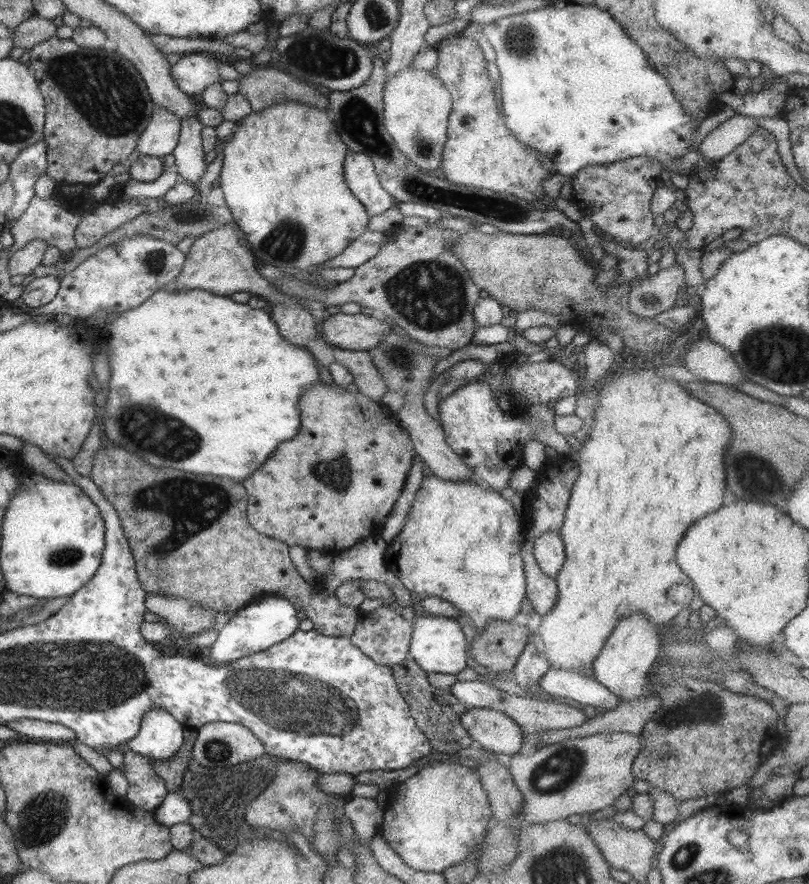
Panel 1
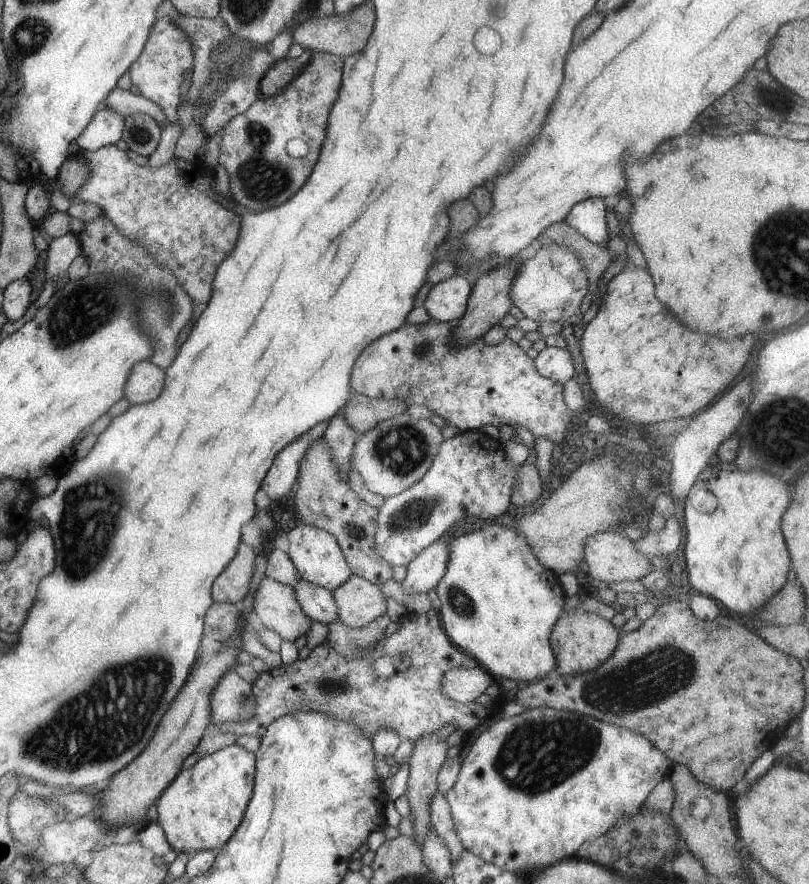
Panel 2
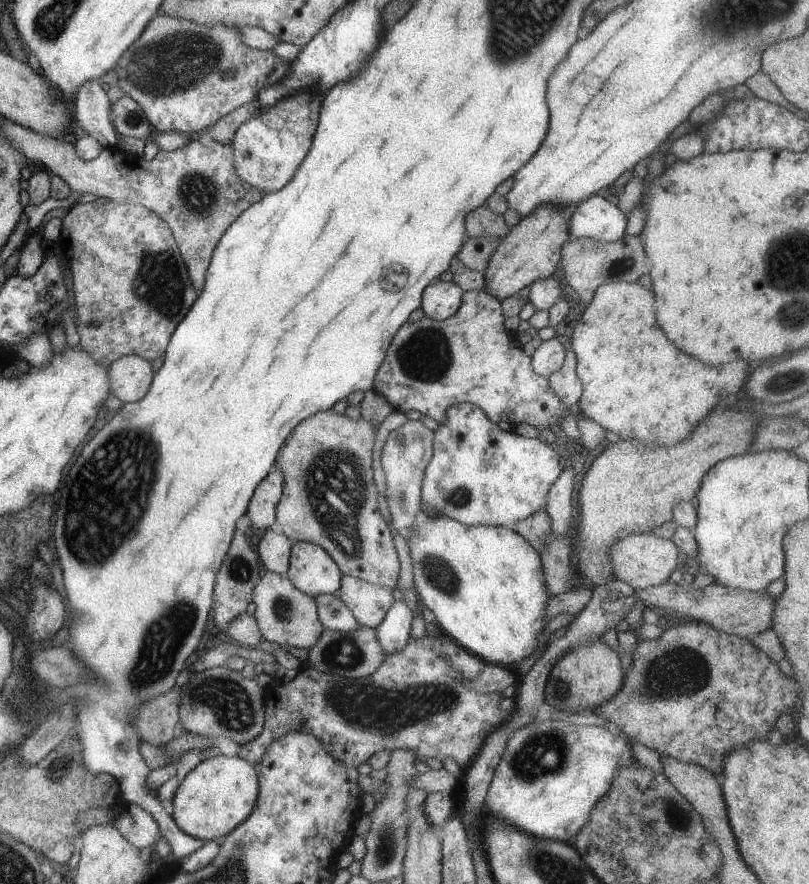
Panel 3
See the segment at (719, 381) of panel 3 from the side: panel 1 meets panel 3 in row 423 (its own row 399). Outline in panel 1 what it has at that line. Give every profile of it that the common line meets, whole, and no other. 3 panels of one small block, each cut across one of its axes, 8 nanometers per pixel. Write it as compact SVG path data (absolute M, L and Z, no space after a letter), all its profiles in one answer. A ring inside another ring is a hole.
M664 353L658 356L648 356L643 368L637 368L632 371L623 371L621 375L613 380L603 384L603 387L597 390L597 403L593 411L593 425L587 431L587 439L582 442L581 448L577 451L577 479L571 487L570 497L564 512L564 519L559 529L559 536L564 546L565 562L560 567L559 573L554 577L557 586L557 602L555 606L542 616L540 620L540 630L542 642L544 644L545 659L551 667L557 667L563 670L577 670L577 666L585 666L587 662L593 662L593 658L599 654L605 638L611 634L613 620L623 616L625 612L631 610L641 610L651 624L656 628L661 625L672 625L672 620L676 614L685 607L692 606L694 598L694 589L689 578L681 572L675 563L675 551L678 545L677 540L681 540L689 524L693 520L709 514L709 510L721 507L721 494L725 490L725 474L723 474L723 454L725 446L731 438L731 427L727 421L713 409L713 407L697 400L693 395L687 393L681 384L667 377L659 377L658 365L667 365L666 361L661 361Z

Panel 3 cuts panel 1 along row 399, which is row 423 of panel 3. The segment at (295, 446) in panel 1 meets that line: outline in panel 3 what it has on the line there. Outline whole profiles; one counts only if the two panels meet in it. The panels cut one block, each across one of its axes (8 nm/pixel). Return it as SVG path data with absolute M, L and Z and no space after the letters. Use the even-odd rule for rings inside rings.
M321 410L301 424L297 424L285 444L281 444L275 468L283 474L283 488L274 514L274 528L292 543L305 541L321 546L342 575L349 575L369 584L395 588L399 578L399 562L396 549L397 540L393 540L383 516L377 508L379 492L372 478L372 447L377 429L363 418L351 419L344 414Z

